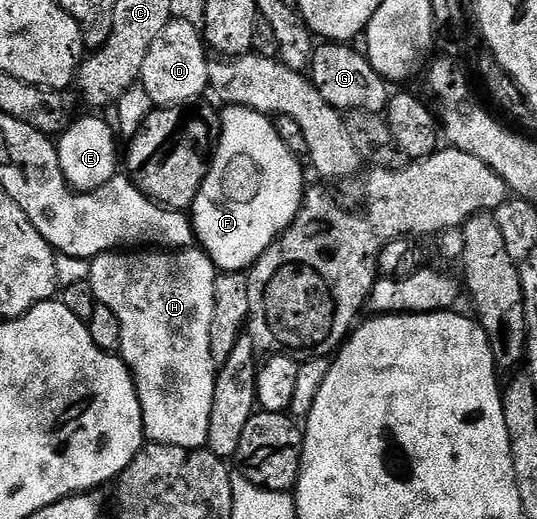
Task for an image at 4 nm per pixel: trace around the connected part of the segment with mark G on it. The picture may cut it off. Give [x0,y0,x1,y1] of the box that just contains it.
[309,41,393,115]

